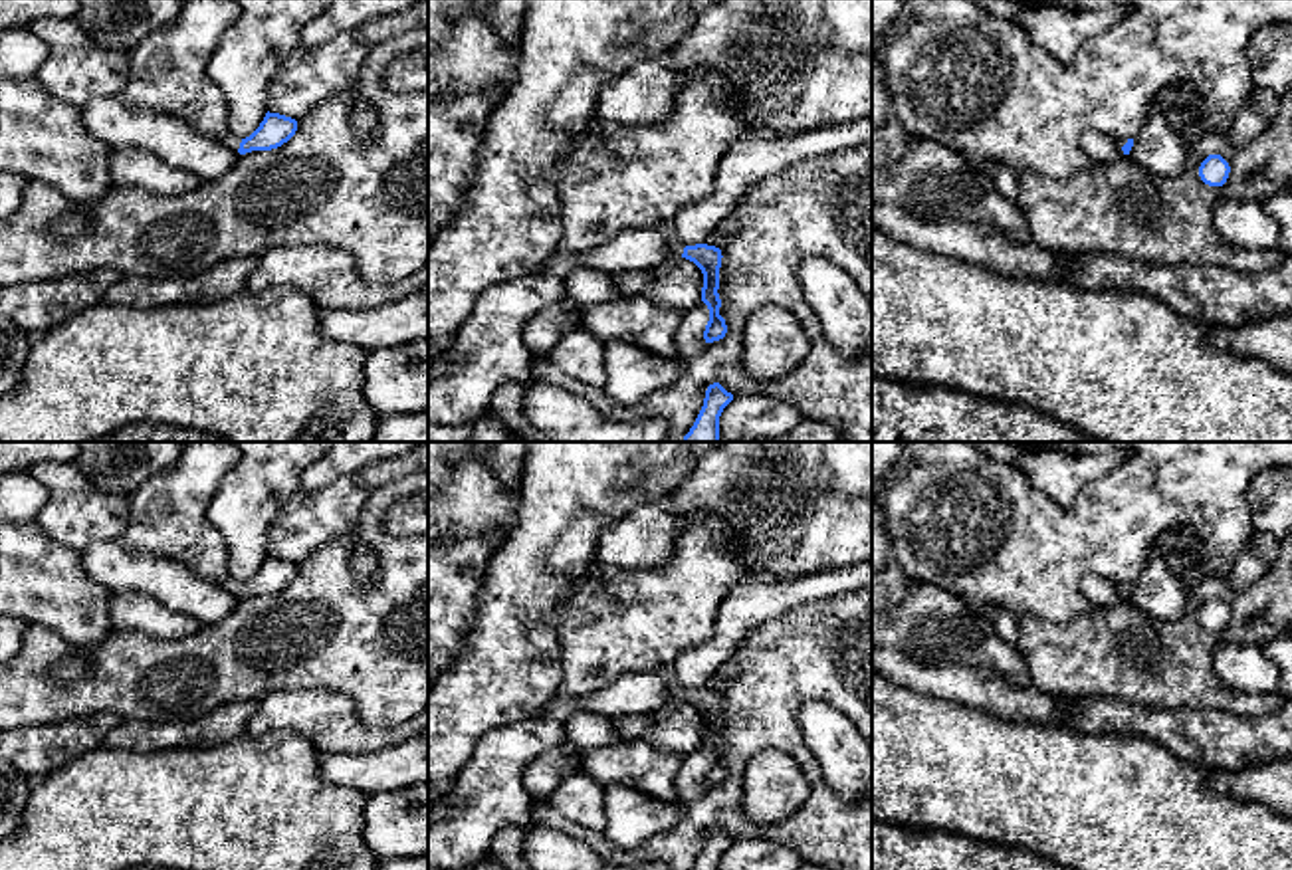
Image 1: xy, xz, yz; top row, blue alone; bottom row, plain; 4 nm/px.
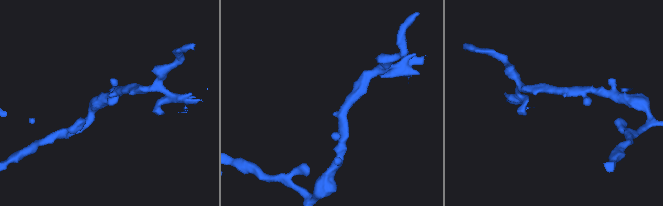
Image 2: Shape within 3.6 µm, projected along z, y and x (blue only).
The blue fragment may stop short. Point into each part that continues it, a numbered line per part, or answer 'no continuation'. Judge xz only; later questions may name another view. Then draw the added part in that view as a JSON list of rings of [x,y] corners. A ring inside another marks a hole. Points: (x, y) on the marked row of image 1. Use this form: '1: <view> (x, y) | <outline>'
1: xz (664, 228) | [[[660,222],[656,232],[672,242],[672,254],[670,254],[668,262],[682,258],[686,246],[678,242],[674,222]]]

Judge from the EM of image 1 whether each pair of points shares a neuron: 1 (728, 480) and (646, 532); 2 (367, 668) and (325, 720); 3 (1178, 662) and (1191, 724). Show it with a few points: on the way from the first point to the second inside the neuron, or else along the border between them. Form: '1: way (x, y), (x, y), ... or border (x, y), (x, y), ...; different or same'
1: border (658, 504), (676, 520); different
2: border (298, 688), (341, 692), (369, 726), (379, 726); different
3: border (1142, 704), (1156, 708), (1213, 708), (1233, 714); different

